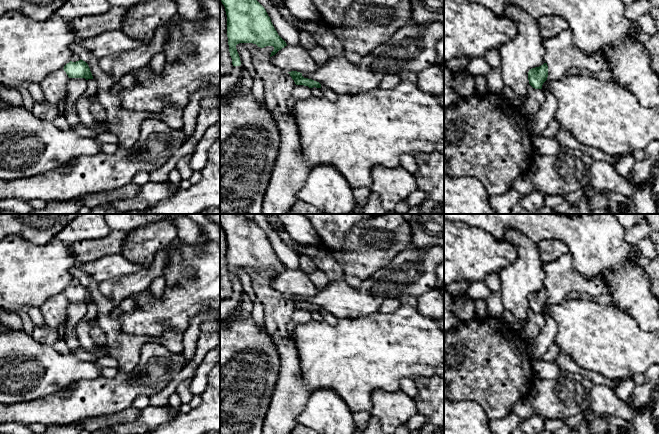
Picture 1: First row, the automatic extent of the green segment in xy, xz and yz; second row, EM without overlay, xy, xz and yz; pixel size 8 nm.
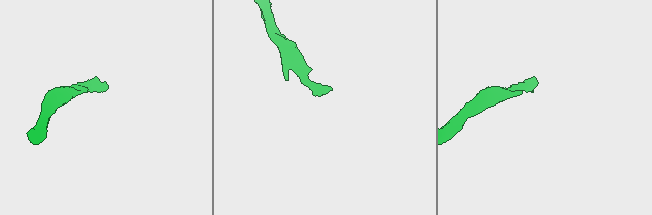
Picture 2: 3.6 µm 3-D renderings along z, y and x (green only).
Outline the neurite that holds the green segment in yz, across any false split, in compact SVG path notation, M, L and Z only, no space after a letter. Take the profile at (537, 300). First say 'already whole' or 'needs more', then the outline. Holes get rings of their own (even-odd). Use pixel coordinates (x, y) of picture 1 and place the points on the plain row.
already whole; M547 287L539 291L535 291L529 294L528 304L529 308L535 313L542 313L543 307L548 301L548 290Z

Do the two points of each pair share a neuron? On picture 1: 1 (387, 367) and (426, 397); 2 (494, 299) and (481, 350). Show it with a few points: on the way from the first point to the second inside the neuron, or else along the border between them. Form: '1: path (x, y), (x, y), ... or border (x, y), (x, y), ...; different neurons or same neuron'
1: border (433, 375), (418, 377), (414, 381); different neurons
2: border (487, 315), (493, 318), (500, 318); different neurons

